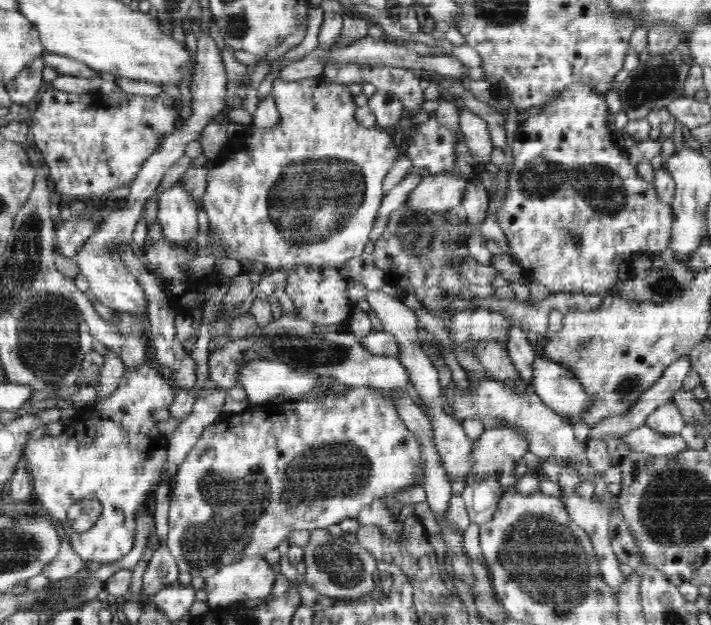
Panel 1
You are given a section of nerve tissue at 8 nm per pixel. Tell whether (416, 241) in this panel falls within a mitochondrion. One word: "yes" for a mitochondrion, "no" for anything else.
yes

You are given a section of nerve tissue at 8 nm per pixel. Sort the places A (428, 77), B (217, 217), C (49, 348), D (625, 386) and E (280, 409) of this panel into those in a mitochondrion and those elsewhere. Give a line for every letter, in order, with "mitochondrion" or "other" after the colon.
A: other
B: other
C: mitochondrion
D: mitochondrion
E: other

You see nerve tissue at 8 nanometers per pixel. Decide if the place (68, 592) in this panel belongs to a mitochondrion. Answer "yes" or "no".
yes

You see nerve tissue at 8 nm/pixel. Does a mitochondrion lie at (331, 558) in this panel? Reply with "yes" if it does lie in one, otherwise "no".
yes

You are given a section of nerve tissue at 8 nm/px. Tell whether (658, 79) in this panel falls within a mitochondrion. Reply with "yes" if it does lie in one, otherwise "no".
yes

